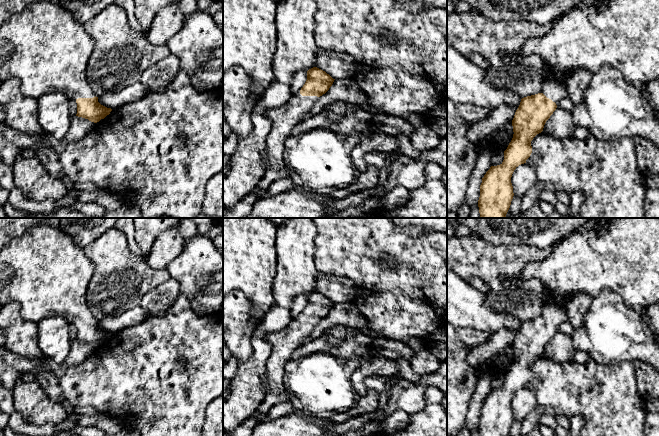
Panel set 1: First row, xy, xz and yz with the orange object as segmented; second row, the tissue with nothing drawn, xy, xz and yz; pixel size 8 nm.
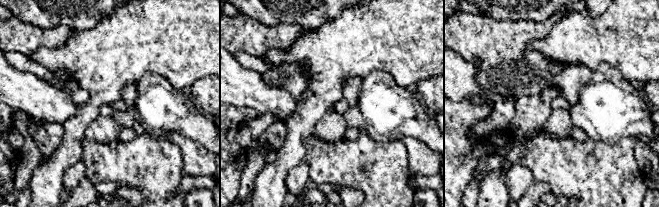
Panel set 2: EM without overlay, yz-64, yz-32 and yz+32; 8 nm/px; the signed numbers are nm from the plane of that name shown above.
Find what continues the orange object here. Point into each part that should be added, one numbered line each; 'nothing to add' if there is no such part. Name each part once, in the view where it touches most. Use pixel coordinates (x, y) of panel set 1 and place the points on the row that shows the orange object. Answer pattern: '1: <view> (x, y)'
1: xy (43, 46)

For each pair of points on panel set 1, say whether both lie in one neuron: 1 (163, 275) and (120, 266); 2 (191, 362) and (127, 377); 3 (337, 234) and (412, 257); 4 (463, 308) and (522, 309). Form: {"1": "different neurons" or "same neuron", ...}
{"1": "same neuron", "2": "same neuron", "3": "same neuron", "4": "different neurons"}

